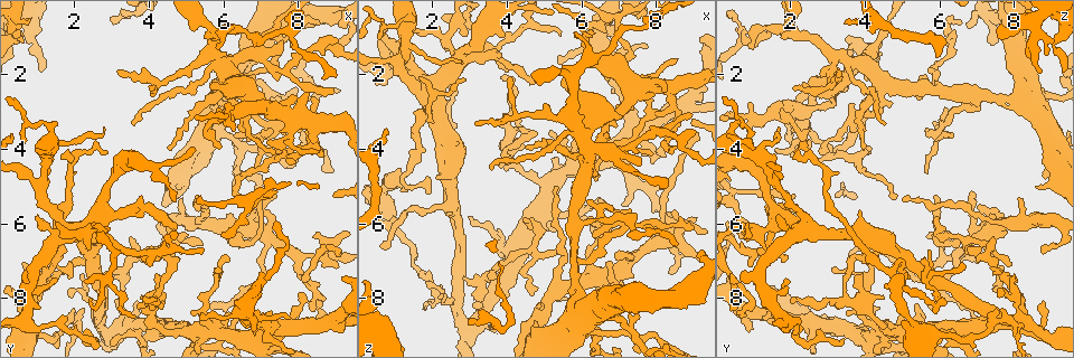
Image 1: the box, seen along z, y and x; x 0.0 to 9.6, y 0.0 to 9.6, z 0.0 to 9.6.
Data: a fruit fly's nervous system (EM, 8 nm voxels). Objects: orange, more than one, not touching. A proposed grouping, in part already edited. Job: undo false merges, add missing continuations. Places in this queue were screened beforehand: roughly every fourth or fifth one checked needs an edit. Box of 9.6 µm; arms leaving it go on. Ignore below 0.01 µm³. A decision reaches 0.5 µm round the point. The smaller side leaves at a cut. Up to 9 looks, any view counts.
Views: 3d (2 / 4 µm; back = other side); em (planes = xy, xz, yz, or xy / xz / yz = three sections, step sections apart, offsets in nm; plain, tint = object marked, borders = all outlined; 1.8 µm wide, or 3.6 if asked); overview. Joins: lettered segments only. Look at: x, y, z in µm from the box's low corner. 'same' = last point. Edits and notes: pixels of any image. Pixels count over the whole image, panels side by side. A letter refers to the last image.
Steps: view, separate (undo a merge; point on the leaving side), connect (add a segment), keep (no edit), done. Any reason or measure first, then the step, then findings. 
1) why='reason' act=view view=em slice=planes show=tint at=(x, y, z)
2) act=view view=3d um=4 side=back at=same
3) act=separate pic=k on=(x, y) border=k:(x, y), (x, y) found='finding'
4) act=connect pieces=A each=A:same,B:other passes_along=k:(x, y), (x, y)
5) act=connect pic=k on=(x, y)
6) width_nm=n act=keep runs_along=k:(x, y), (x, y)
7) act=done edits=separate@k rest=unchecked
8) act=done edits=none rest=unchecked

why='abrupt turn' act=view view=3d um=2 at=(3.30, 8.00, 0.95)

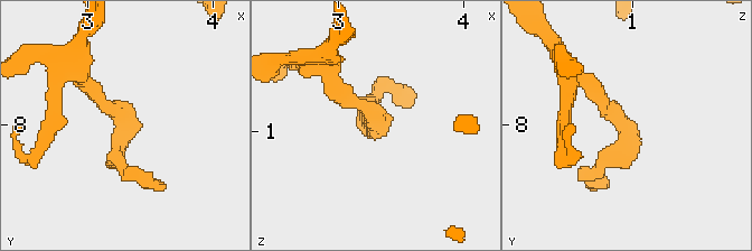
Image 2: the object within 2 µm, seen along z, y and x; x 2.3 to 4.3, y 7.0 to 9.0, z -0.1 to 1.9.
why='need the tissue' act=view view=em slice=planes show=plain at=(3.28, 8.04, 0.96)

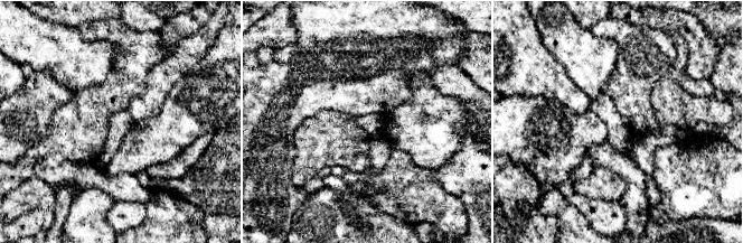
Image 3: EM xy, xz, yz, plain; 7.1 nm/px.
act=view view=em slice=planes show=borders at=same

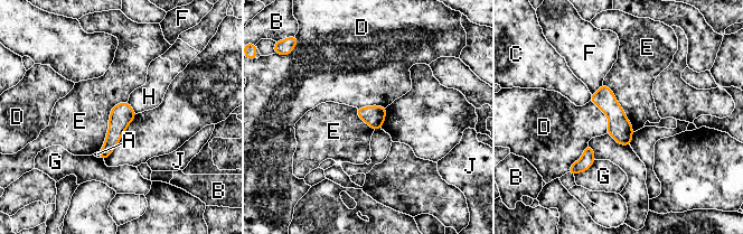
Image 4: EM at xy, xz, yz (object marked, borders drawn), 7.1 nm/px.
act=keep each=A:other,B:other,C:other,D:other,E:other,F:other,G:other,H:other,J:other found='continuous, no second neuron'

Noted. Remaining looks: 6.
why='four or more arms meet' act=view view=em slice=planes show=borders at=(2.55, 6.10, 1.60)

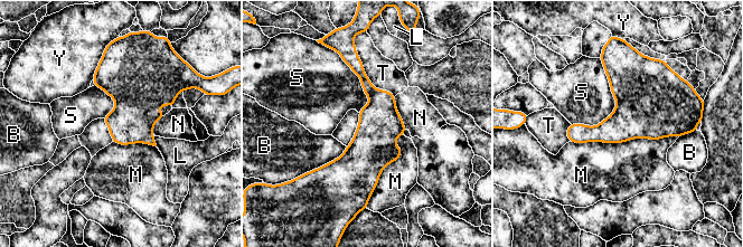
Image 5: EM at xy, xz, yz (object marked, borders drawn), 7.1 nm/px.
act=keep each=B:other,L:other,M:other,N:other,S:other,T:other,Y:other runs_along=5:(355, 59), (374, 95), (361, 192) found='continuous, no second neuron'

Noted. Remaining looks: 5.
why='thin end' act=view view=3d um=2 at=(0.60, 7.00, 6.65)

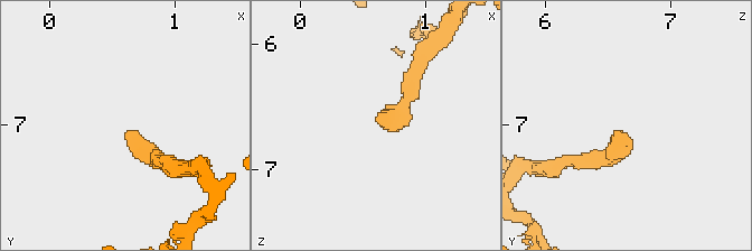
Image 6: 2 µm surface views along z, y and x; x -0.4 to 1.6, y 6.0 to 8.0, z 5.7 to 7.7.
why='now the EM' act=view view=em slice=planes show=borders at=(0.60, 7.10, 6.60)

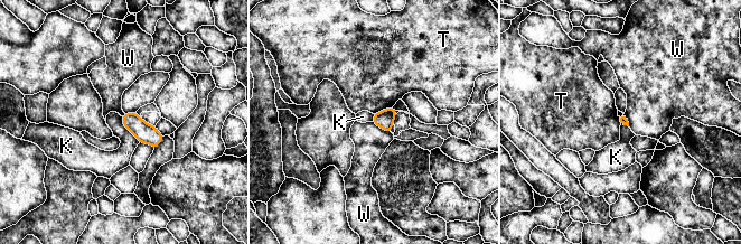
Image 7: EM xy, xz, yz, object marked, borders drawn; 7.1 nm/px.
act=keep each=K:other,T:other,W:other border=7:(121, 116), (122, 124), (139, 142) found='none of them fits'

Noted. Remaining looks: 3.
why='three-way junction' act=view view=3d um=2 at=(6.55, 8.50, 1.30)

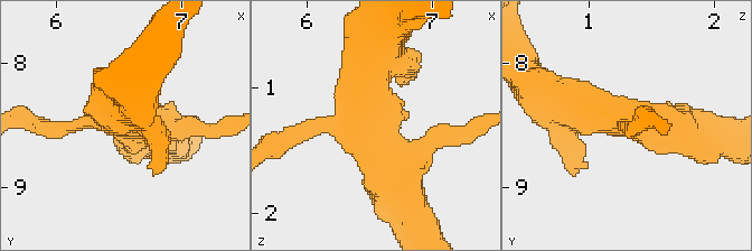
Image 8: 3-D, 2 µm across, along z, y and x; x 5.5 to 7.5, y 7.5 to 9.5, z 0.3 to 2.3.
why='now the EM' act=view view=em slice=planes show=borders at=(6.56, 8.48, 1.36)

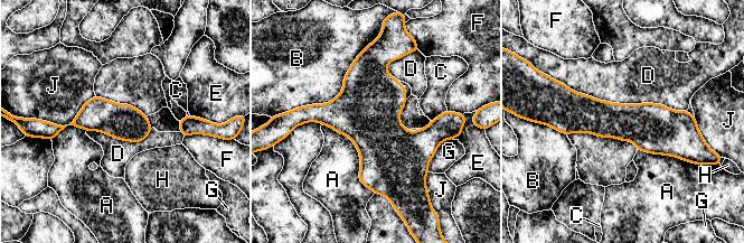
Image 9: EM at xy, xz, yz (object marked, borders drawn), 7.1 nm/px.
width_nm=260 act=keep each=A:other,B:other,C:other,D:other,E:other,F:other,G:other,H:other,J:other runs_along=9:(559, 118), (694, 129) found='all the same neuron'

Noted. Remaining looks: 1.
act=done edits=none rest=unchecked

